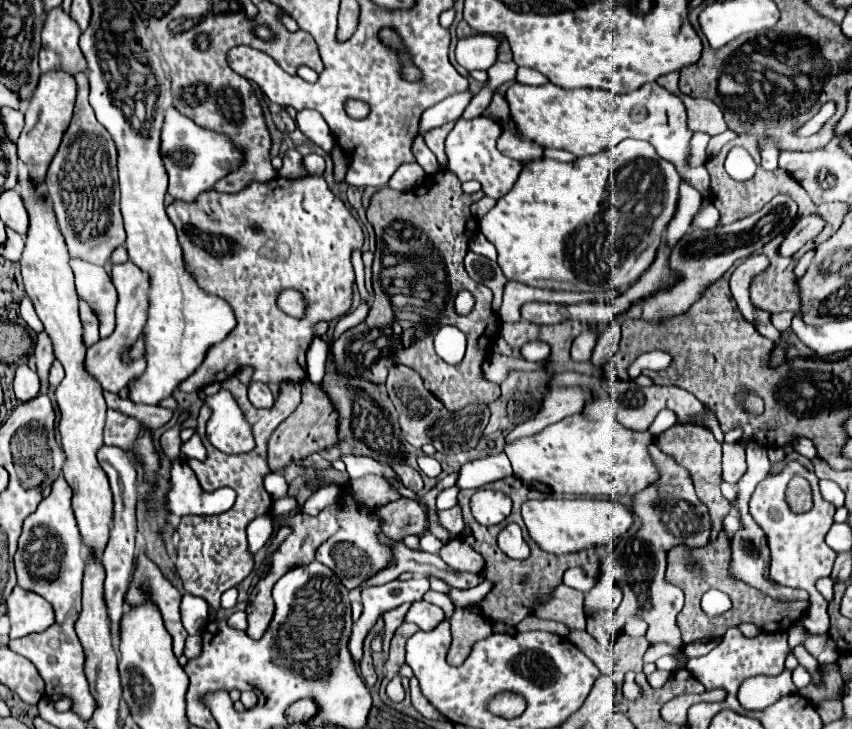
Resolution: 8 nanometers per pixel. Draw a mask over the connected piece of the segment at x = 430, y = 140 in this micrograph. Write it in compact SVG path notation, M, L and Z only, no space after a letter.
M452 122L436 128L436 130L430 130L424 134L424 140L426 140L426 146L434 152L434 156L438 158L440 166L446 166L446 154L444 154L444 140L448 136L448 132L452 130Z

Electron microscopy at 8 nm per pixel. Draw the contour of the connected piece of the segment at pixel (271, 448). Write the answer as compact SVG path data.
M306 378L302 382L300 406L270 436L270 442L268 442L268 466L270 466L270 470L280 472L292 460L298 462L298 460L302 460L302 458L306 458L318 450L324 450L328 446L336 446L338 444L338 422L340 422L340 414L336 412L336 406L332 406L332 400L324 394L322 386L312 384Z

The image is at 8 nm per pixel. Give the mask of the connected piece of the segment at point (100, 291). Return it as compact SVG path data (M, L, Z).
M70 258L70 268L76 280L76 292L80 298L98 310L100 336L106 338L114 330L114 308L116 308L116 288L104 268L88 264L78 258Z

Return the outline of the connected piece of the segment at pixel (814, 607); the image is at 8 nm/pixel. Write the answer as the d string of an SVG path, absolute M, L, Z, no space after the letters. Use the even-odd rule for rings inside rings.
M791 460L784 466L782 472L774 474L774 476L766 476L754 490L752 498L750 498L750 514L756 520L756 524L766 532L768 536L768 544L770 544L770 552L772 552L772 564L770 564L770 578L776 584L782 586L792 586L792 588L804 588L806 592L810 592L810 610L806 612L806 616L802 618L802 626L812 632L812 634L826 634L830 628L830 620L828 620L828 602L822 598L822 594L816 590L816 580L830 576L834 560L836 560L836 552L824 542L826 532L830 530L830 526L834 524L834 512L836 508L826 502L820 494L818 488L818 478L814 472L808 472L800 462ZM794 474L804 476L810 484L812 484L812 492L814 492L814 508L808 514L792 514L784 492L786 492L786 484L790 482L790 478Z

